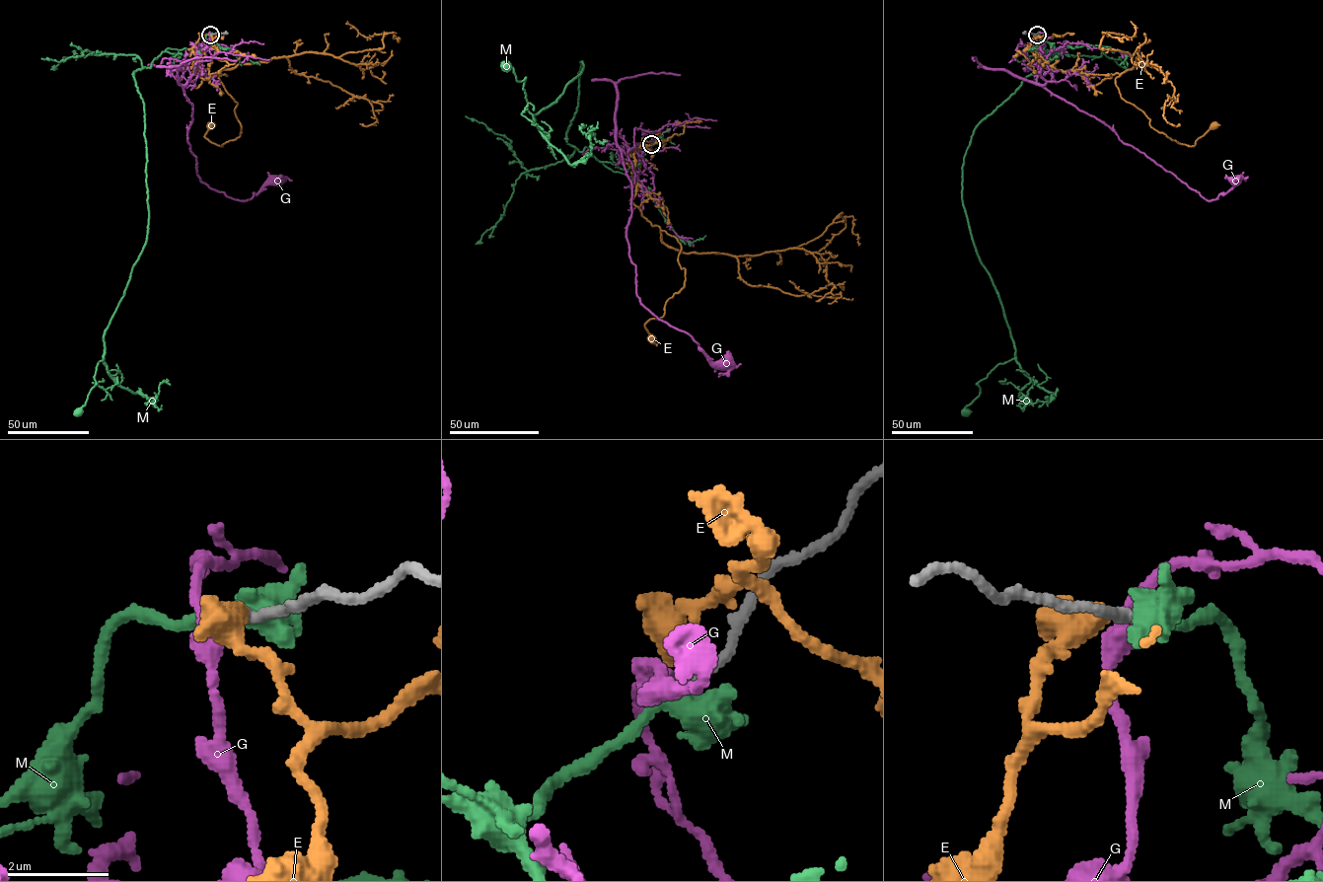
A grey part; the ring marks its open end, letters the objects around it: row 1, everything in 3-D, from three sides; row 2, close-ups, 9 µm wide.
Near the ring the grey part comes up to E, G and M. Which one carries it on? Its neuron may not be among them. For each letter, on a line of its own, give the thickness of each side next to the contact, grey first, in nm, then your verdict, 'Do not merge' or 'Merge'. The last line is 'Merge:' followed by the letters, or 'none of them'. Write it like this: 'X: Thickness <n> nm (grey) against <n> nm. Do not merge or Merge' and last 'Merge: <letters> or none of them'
E: Thickness 260 nm (grey) against 380 nm. Do not merge
G: Thickness 240 nm (grey) against 280 nm. Do not merge
M: Thickness 260 nm (grey) against 420 nm. Merge
Merge: M

